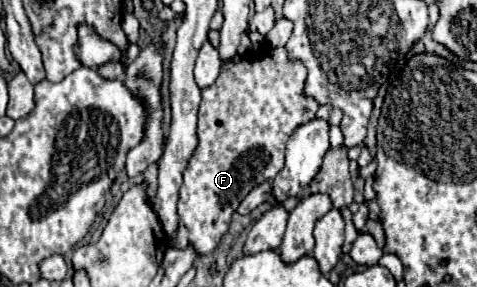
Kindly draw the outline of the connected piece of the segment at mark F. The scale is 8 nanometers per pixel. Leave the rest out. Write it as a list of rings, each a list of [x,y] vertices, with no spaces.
[[[269,47],[263,55],[249,53],[235,63],[223,65],[215,85],[203,89],[203,99],[199,107],[199,145],[183,173],[183,185],[179,195],[179,219],[189,229],[189,243],[197,255],[211,253],[221,237],[229,229],[233,211],[239,207],[241,199],[257,185],[273,179],[285,161],[285,143],[305,121],[311,121],[317,111],[317,101],[303,95],[307,69],[299,61],[291,61],[283,47]]]

